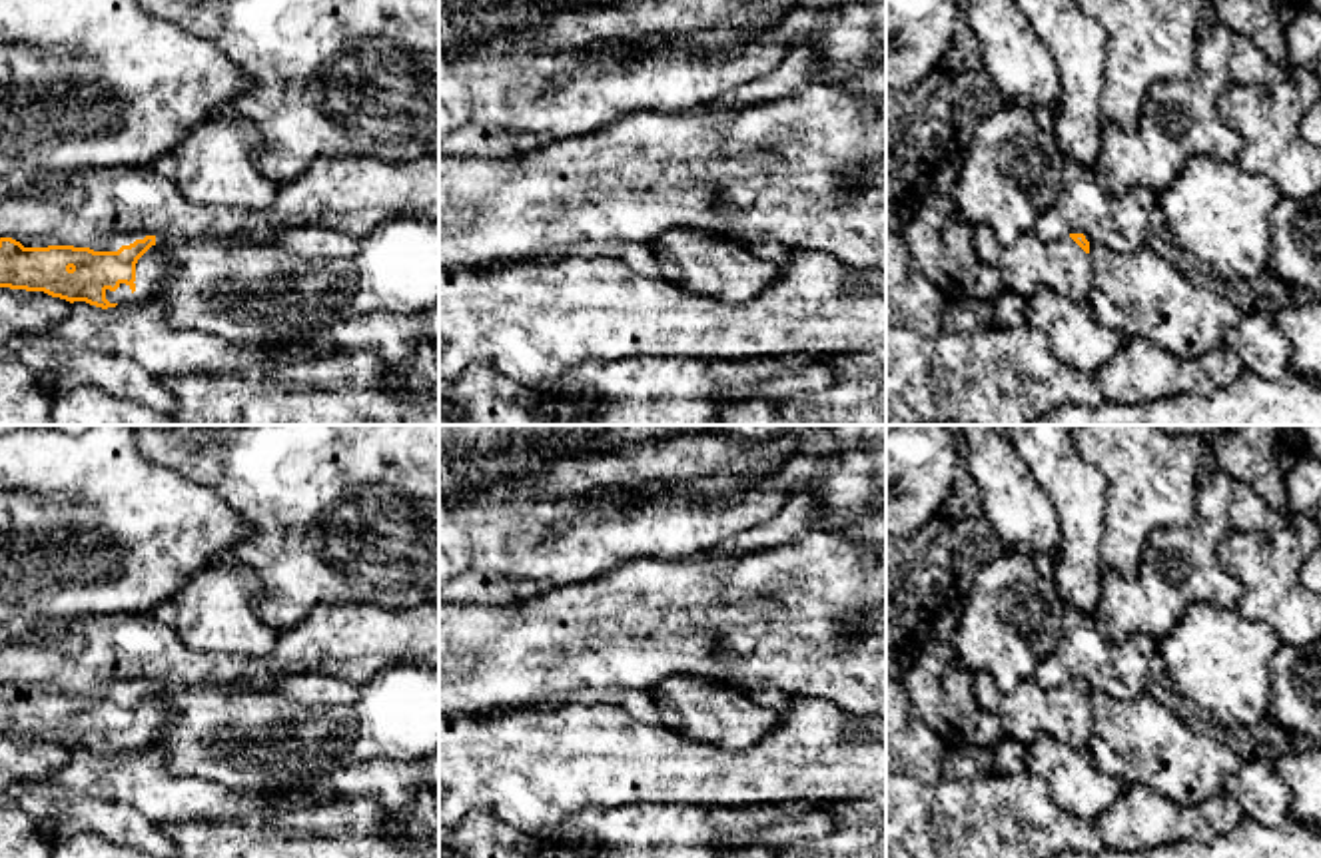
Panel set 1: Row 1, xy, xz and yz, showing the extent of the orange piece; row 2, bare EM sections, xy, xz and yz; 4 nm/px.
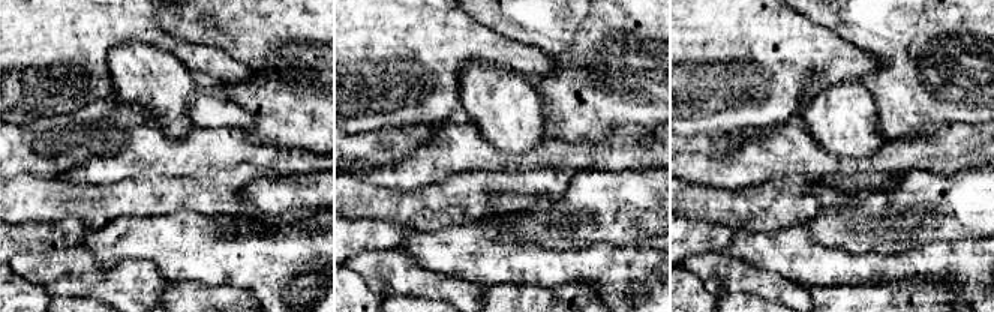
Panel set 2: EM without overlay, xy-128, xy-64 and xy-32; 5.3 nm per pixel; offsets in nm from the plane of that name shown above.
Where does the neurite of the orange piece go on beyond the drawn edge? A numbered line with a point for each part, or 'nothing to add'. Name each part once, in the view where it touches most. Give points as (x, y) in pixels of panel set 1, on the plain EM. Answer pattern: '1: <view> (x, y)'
1: xy (152, 719)

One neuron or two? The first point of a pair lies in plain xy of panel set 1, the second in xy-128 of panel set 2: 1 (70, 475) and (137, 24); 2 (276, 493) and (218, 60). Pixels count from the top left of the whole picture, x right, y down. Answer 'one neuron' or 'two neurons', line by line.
1: one neuron
2: two neurons

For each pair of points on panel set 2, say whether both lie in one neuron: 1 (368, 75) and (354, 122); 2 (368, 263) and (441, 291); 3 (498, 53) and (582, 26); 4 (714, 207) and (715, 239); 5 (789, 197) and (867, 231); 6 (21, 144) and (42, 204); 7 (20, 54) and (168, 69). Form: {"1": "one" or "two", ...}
{"1": "one", "2": "one", "3": "two", "4": "two", "5": "two", "6": "two", "7": "two"}

